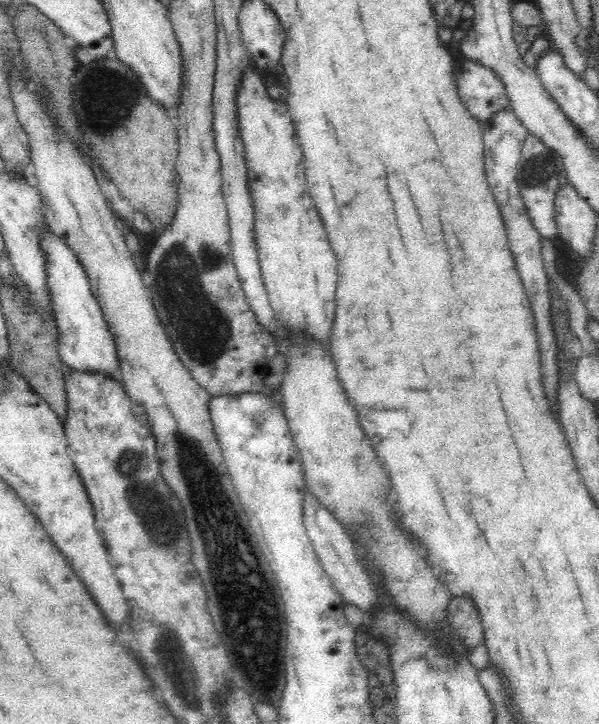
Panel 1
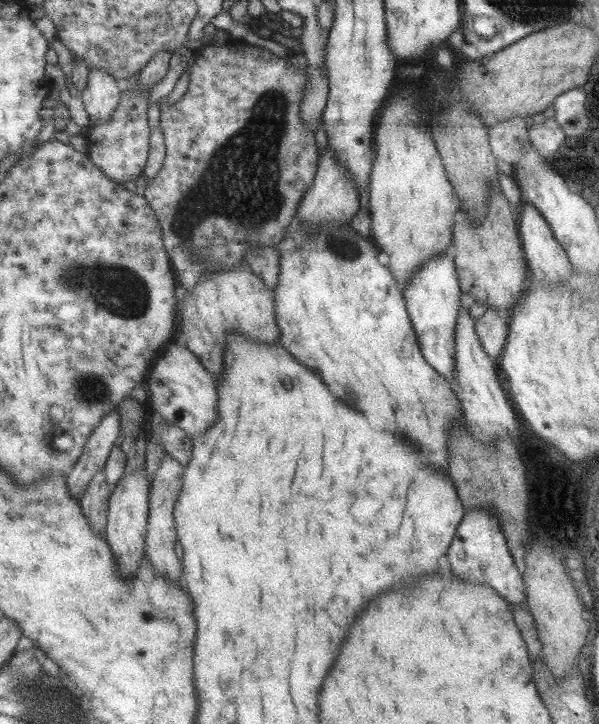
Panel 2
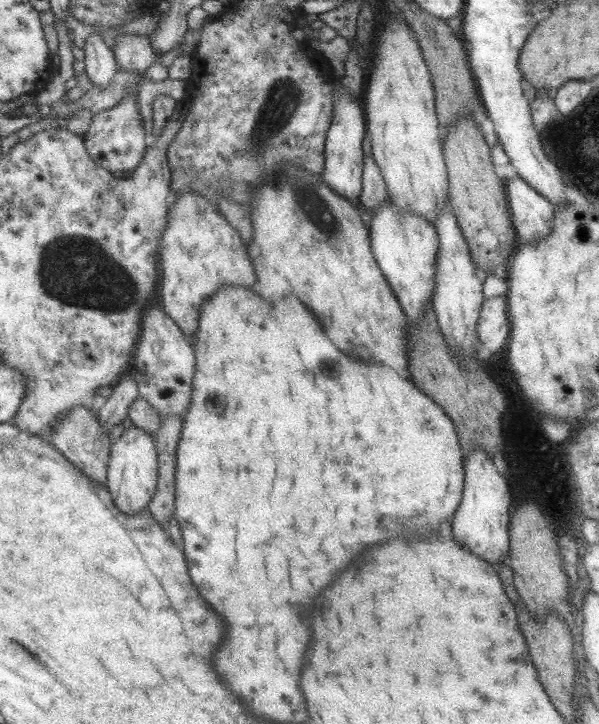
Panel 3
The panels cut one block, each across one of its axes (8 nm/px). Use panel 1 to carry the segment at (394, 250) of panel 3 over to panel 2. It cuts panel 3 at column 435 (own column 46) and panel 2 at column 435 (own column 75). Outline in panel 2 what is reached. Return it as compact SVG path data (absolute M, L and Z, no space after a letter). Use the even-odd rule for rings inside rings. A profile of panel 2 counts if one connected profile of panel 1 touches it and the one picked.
M449 243L445 253L435 253L413 271L413 275L402 286L402 294L411 324L423 359L449 384L454 382L452 355L455 352L455 319L461 309L463 294L459 288L459 278L454 268L455 249Z

